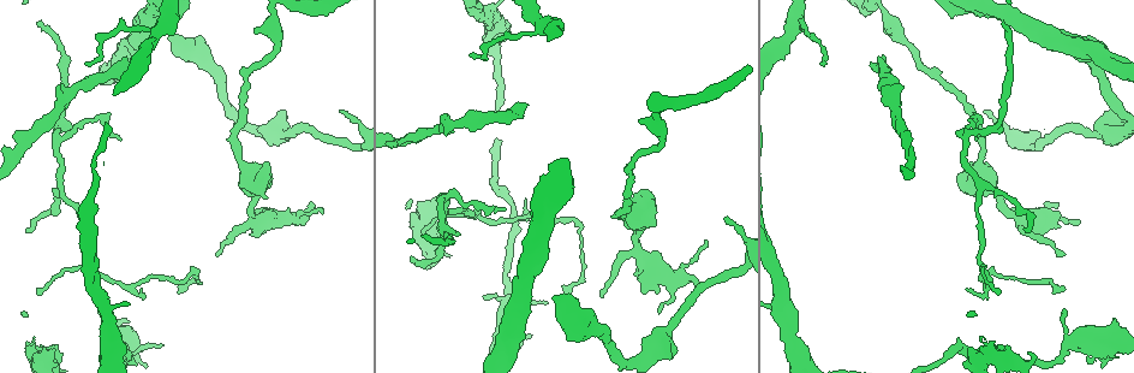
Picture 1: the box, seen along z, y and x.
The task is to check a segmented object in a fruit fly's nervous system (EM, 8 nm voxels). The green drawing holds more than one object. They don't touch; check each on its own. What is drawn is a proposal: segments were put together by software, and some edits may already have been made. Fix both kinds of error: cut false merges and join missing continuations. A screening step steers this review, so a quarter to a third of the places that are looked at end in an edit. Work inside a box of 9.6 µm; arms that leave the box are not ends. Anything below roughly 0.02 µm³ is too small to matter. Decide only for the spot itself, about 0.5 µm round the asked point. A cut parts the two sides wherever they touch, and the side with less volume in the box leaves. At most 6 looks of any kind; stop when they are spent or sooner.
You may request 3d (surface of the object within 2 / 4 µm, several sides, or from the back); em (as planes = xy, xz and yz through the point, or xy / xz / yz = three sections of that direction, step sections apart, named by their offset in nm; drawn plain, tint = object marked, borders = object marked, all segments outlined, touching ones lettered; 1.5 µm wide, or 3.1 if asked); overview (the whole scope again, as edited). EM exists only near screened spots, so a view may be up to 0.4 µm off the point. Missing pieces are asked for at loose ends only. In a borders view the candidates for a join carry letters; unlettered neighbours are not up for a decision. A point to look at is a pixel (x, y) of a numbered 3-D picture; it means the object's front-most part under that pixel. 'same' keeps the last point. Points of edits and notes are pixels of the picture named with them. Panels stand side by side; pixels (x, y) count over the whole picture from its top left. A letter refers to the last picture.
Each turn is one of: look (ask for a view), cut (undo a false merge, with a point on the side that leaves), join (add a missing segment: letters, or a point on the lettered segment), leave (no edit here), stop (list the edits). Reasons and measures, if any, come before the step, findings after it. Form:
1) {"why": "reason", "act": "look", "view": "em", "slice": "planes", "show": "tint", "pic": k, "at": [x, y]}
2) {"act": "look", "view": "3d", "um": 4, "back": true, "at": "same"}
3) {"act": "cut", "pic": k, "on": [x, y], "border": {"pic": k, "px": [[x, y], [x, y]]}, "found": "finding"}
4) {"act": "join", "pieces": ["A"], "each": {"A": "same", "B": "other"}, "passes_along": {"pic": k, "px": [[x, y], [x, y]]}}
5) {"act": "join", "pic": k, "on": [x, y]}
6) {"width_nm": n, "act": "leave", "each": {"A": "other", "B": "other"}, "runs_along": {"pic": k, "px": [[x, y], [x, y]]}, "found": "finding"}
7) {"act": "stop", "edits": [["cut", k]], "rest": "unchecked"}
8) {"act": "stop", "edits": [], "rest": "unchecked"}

{"why": "stops while still wide", "act": "look", "view": "em", "slice": "planes", "show": "borders", "pic": 1, "at": [555, 300]}

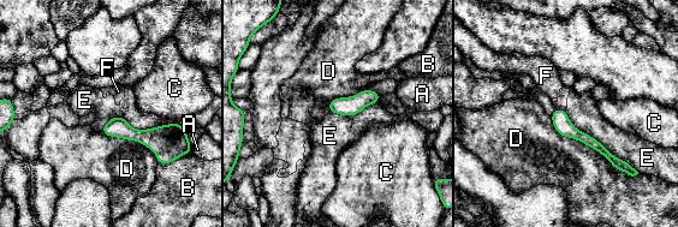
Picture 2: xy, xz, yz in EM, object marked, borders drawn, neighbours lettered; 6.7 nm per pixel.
{"act": "leave", "each": {"A": "other", "B": "other", "C": "other", "D": "other", "E": "other", "F": "other"}, "border": {"pic": 2, "px": [[564, 111], [577, 129], [638, 172]]}, "found": "none of them fits"}

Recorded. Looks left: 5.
{"why": "arms part here", "act": "look", "view": "em", "slice": "planes", "show": "plain", "pic": 1, "at": [441, 199]}

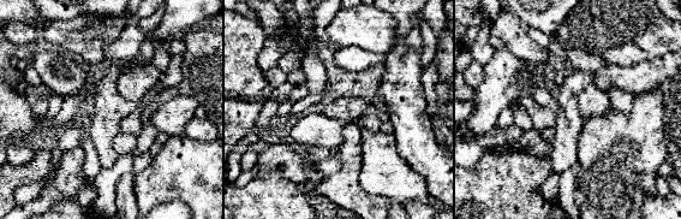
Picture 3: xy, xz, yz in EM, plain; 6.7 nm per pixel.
{"act": "look", "view": "em", "slice": "planes", "show": "borders", "at": "same"}

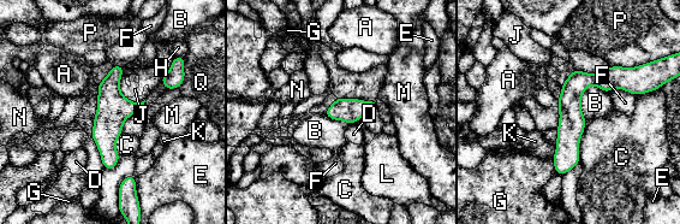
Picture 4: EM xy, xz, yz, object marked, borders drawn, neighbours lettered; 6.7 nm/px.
{"longest_contact_nm": ["C", 300], "act": "leave", "each": {"A": "other", "B": "other", "C": "other", "D": "other", "E": "other", "F": "other", "G": "other", "H": "other", "J": "other", "K": "other", "L": "other", "M": "other", "N": "other", "P": "other", "Q": "other"}, "border": {"pic": 4, "px": [[592, 83], [582, 95], [585, 119]]}, "found": "all the same cell"}

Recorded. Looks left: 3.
{"why": "free end", "act": "look", "view": "em", "slice": "yz", "step": 8, "show": "borders", "pic": 1, "at": [1023, 230]}

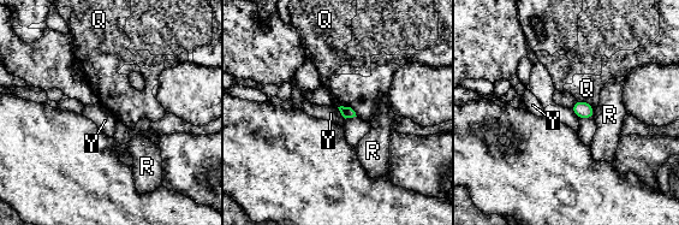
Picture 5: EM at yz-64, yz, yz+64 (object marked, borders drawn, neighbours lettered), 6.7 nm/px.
{"act": "look", "view": "em", "slice": "planes", "show": "borders", "at": "same"}

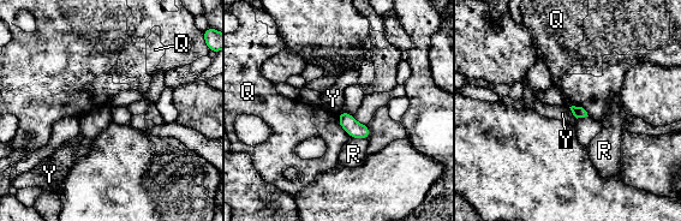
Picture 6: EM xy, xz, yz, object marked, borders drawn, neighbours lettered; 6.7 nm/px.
{"width_nm": 80, "longest_contact_nm": ["Q", 190], "act": "leave", "each": {"Q": "other", "R": "other", "Y": "other"}, "found": "none of them fits"}

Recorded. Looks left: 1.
{"act": "stop", "edits": [], "rest": "unchecked"}

